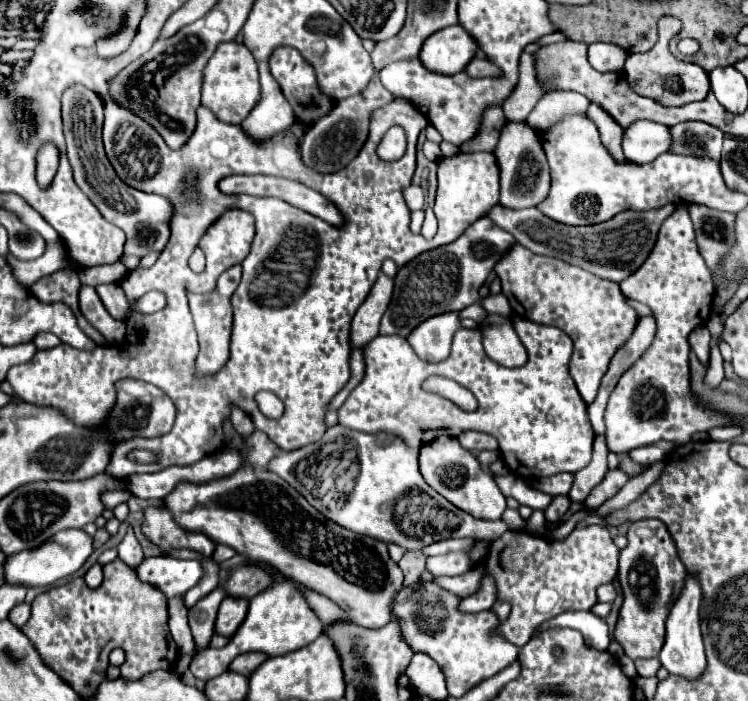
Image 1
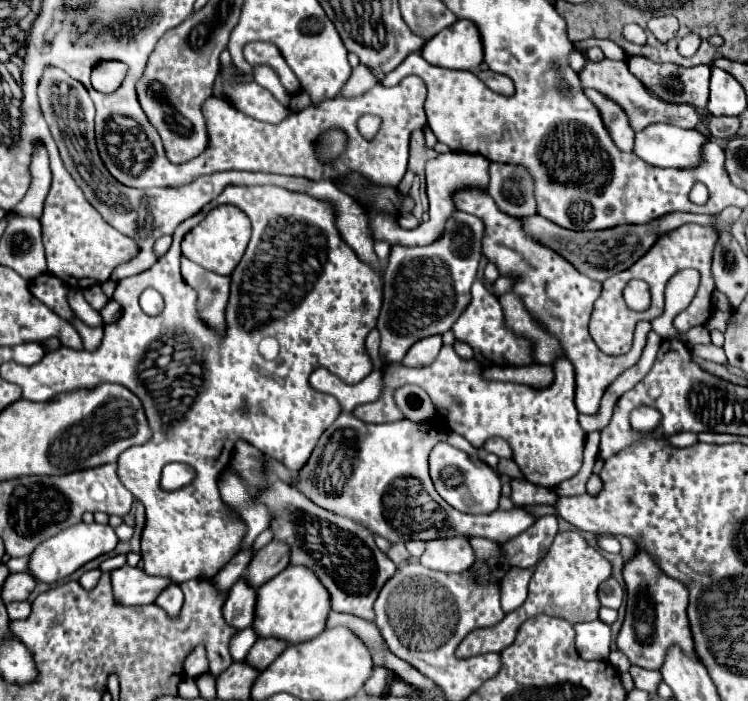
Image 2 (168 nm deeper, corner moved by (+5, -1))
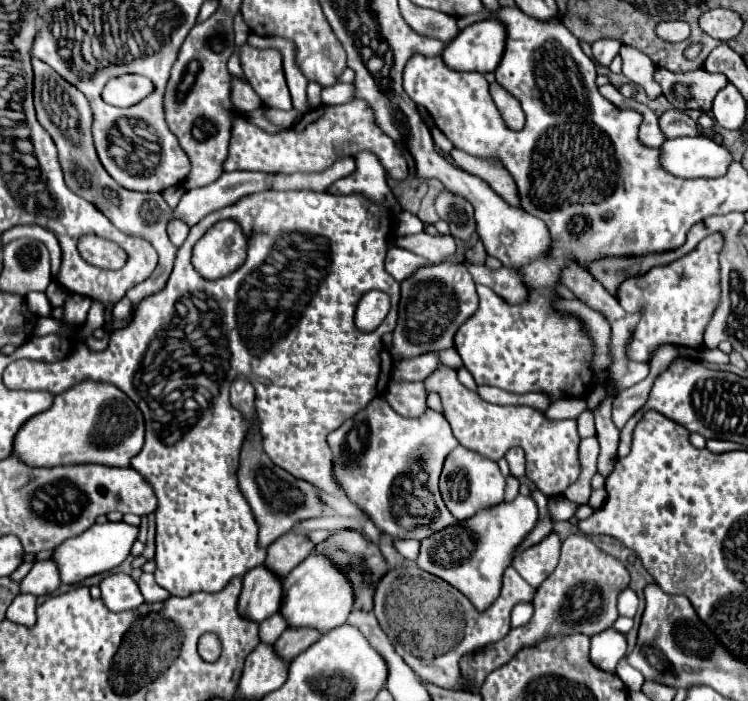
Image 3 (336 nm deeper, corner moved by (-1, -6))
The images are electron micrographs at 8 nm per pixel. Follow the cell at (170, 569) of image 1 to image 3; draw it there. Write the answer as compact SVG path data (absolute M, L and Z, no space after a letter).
M109 574L101 584L101 598L105 606L113 612L125 612L125 610L137 610L145 598L137 586L137 582L129 574Z

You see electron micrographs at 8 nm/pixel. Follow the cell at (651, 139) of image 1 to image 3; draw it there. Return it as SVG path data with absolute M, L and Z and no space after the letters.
M683 136L661 144L663 170L679 178L717 178L727 172L731 154L709 136Z

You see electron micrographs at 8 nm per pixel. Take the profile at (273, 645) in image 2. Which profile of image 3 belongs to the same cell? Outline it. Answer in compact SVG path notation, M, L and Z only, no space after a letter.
M287 628L279 636L279 640L273 644L273 648L283 658L283 662L291 662L297 654L307 650L313 642L317 642L319 636L321 634L317 630L291 630L291 628Z

